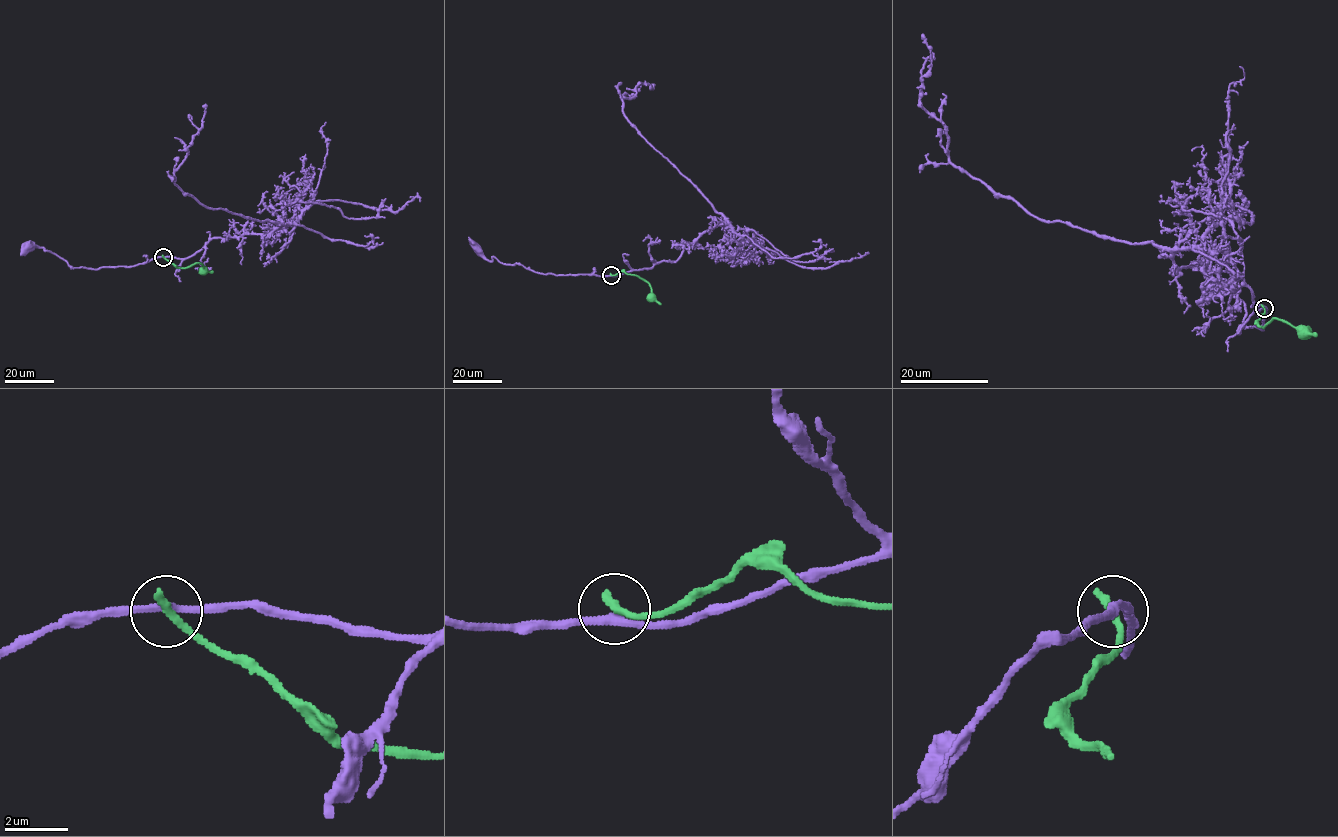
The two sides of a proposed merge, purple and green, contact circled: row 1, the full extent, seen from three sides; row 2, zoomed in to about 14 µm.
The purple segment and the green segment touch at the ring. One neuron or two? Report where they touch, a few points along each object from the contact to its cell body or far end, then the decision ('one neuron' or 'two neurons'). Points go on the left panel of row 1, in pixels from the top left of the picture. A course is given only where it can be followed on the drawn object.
(163, 257) | purple via (163, 256), (132, 266), (87, 269), (71, 267), (43, 248), (26, 246) | green via (163, 257), (180, 268), (201, 263), (202, 270) | two neurons

